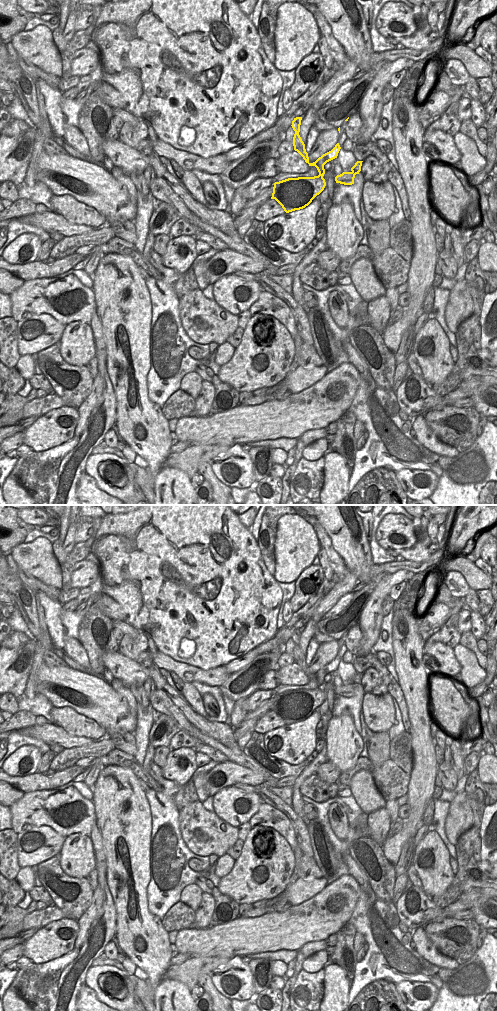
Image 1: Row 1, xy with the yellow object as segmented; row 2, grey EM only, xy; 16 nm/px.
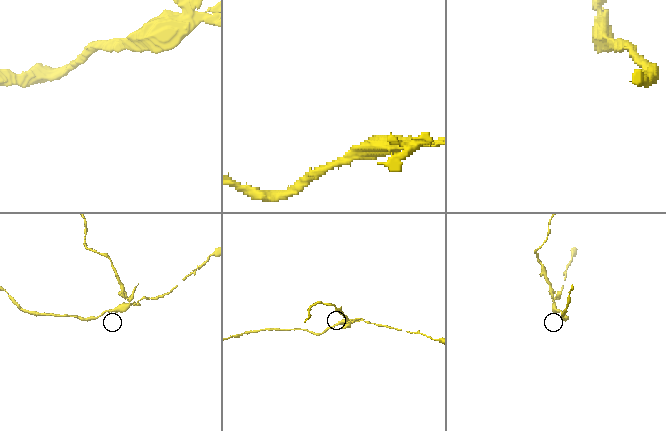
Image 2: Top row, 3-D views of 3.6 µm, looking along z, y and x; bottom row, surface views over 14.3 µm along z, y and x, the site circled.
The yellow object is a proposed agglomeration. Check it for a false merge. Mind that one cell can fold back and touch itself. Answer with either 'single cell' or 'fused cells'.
fused cells

